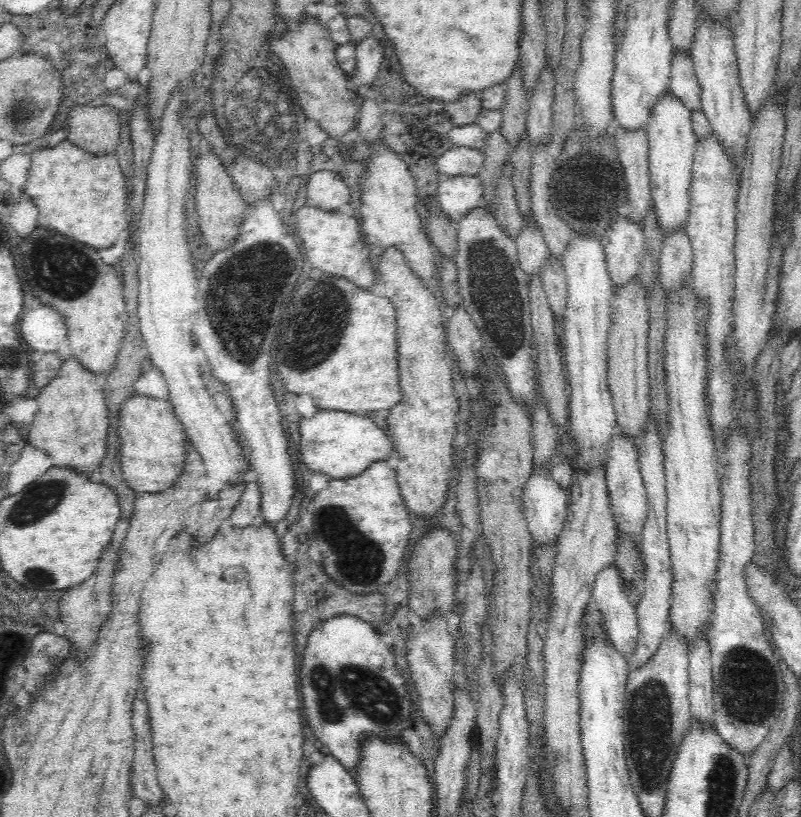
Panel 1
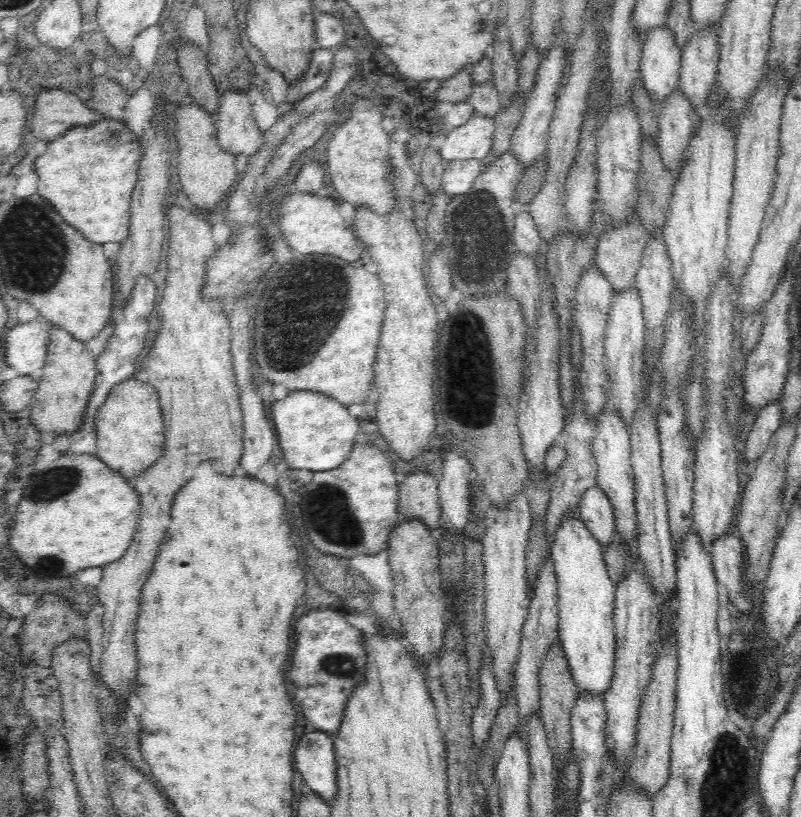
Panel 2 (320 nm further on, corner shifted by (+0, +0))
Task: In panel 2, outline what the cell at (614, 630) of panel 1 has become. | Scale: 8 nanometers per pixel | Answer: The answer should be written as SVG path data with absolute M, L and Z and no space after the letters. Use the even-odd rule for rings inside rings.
M597 484L590 486L580 498L578 511L586 528L606 547L616 536L615 510L606 493Z

